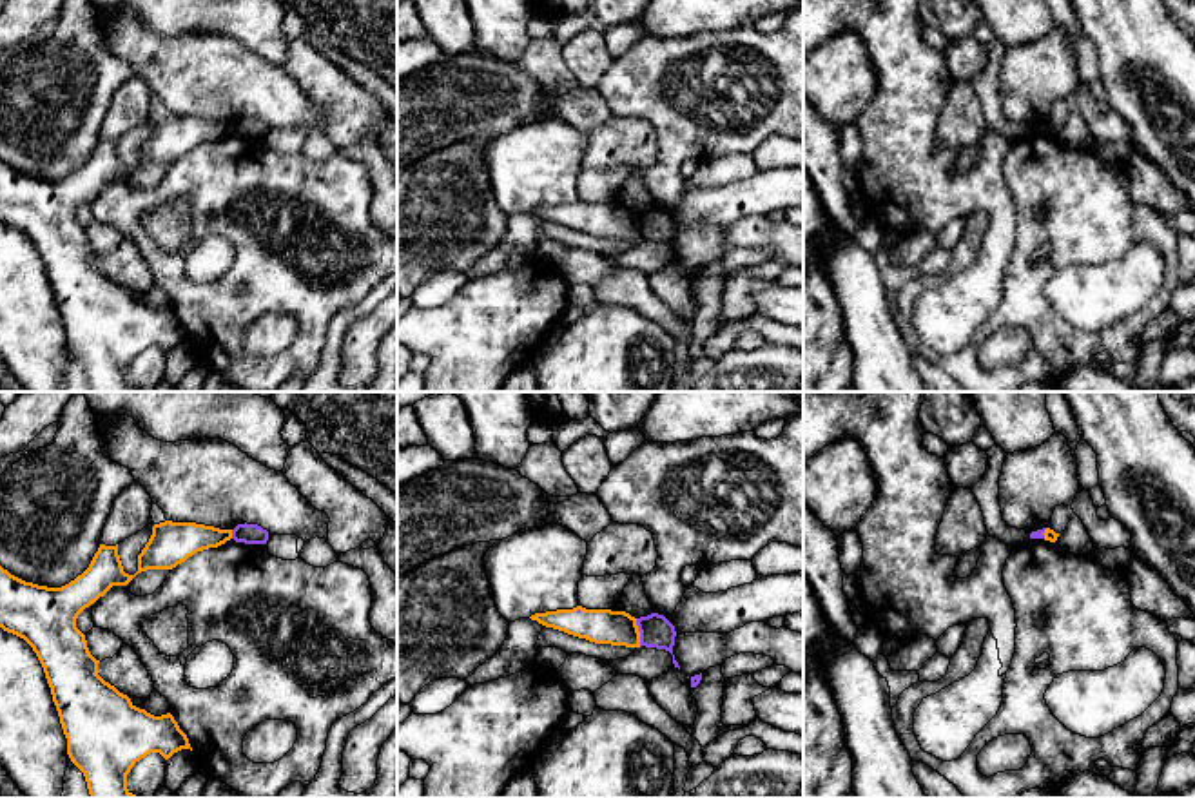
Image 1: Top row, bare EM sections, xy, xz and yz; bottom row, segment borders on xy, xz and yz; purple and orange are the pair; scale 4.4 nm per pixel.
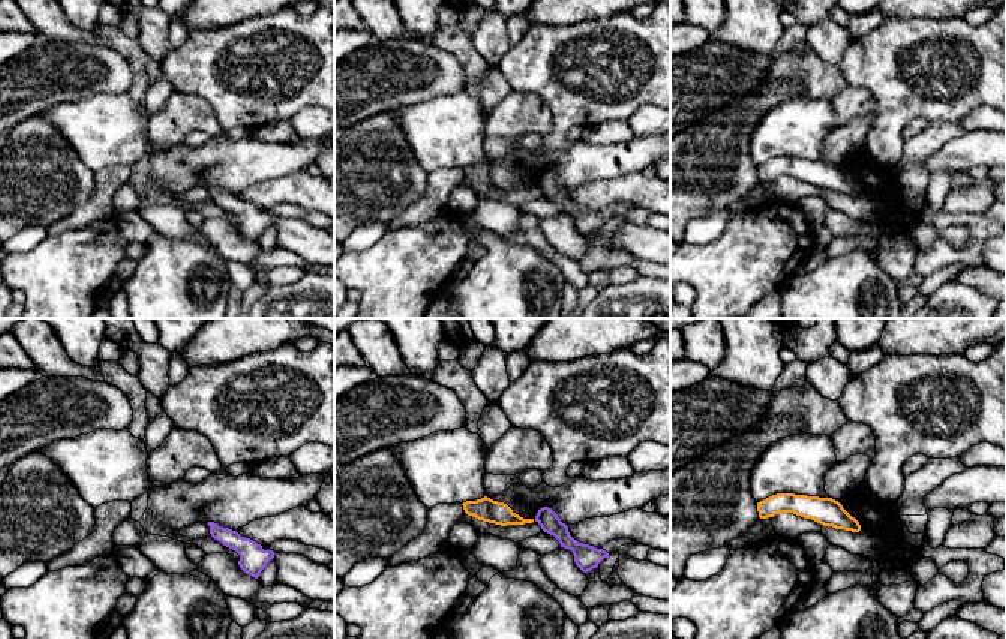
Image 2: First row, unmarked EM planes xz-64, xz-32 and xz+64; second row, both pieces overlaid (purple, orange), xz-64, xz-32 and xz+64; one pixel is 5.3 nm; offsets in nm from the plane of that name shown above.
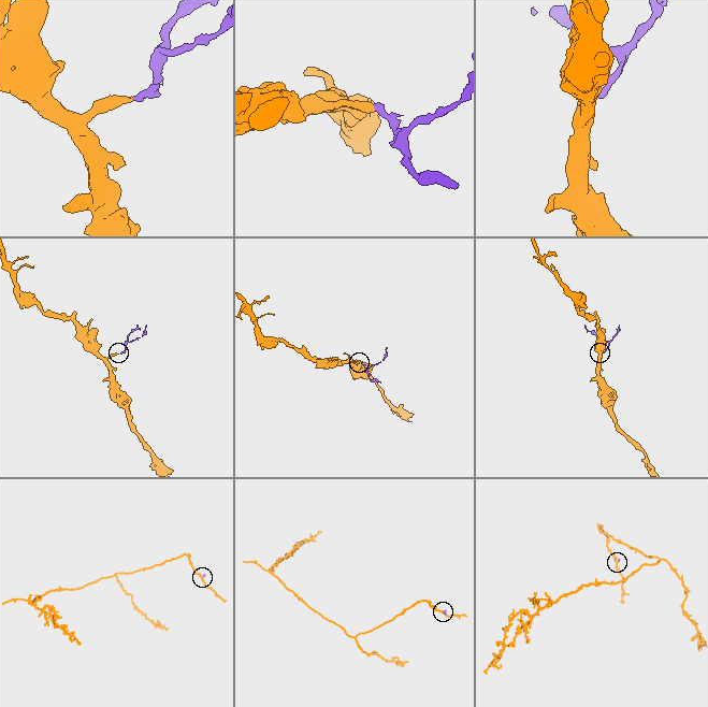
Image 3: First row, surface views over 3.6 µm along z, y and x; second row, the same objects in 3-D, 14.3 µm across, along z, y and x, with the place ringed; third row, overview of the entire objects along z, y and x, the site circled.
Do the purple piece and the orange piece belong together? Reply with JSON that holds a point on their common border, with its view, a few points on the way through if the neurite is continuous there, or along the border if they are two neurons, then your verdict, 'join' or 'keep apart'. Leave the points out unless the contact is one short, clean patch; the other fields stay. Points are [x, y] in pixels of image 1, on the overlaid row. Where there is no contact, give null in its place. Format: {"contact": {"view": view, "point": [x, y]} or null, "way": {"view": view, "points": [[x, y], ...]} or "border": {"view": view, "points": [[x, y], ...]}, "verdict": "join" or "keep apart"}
{"contact": {"view": "xz", "point": [639, 630]}, "border": {"view": "xz", "points": [[635, 619], [641, 644]]}, "verdict": "keep apart"}

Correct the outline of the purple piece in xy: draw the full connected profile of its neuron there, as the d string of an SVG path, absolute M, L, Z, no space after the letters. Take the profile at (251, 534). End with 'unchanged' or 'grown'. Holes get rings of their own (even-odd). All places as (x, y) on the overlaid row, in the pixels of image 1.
M238 524L234 530L232 530L232 539L236 542L245 542L245 544L267 544L268 540L268 531L263 530L261 526L257 524Z; unchanged

